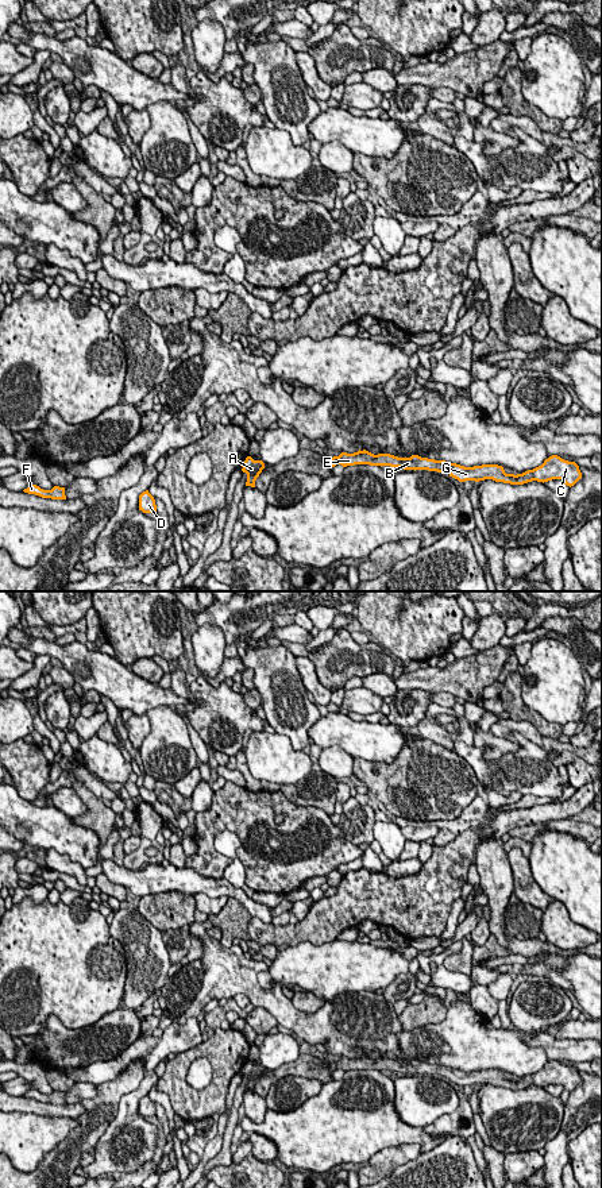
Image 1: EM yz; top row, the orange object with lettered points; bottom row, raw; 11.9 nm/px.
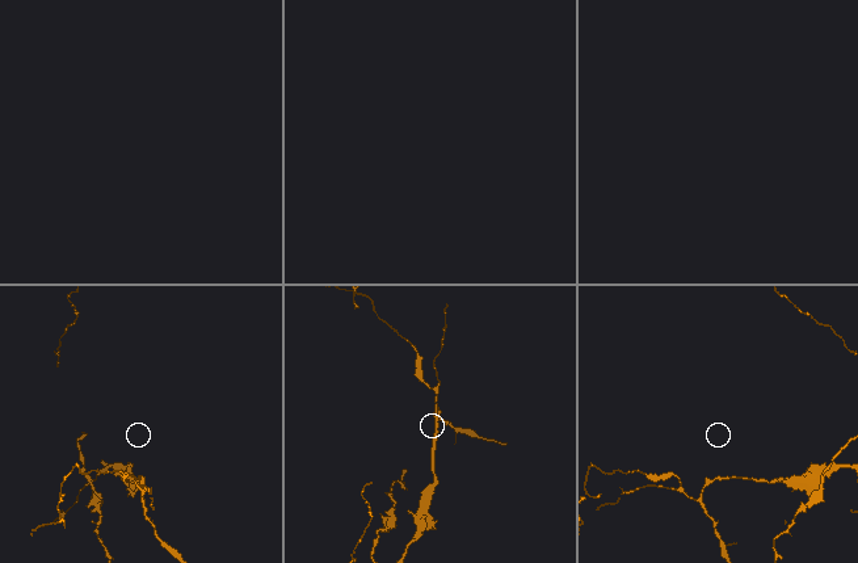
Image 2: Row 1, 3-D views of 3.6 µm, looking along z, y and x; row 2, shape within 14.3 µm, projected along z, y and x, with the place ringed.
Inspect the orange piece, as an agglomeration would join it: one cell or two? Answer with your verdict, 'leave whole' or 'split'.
leave whole

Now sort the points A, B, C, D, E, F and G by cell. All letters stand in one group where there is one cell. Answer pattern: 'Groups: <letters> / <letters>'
Groups: A B C D E F G

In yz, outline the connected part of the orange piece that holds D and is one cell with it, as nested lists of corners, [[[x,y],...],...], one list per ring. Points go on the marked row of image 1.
[[[148,490],[143,491],[139,495],[139,510],[143,513],[157,512],[157,505],[154,497],[148,493]]]

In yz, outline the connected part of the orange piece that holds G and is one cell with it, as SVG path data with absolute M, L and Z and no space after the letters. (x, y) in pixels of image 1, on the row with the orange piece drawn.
M366 450L354 454L341 452L339 456L327 458L325 462L335 467L341 464L343 467L355 464L370 466L390 466L401 467L404 470L428 470L437 472L447 472L449 477L459 482L466 481L485 481L493 479L495 482L503 482L510 485L524 485L532 481L548 482L552 479L562 479L564 485L574 486L580 478L582 472L575 462L568 462L557 455L552 455L544 460L544 463L533 470L528 470L522 474L506 474L502 466L498 464L482 464L474 467L464 467L456 463L445 460L435 460L412 455L410 458L398 458L390 454L374 455Z

